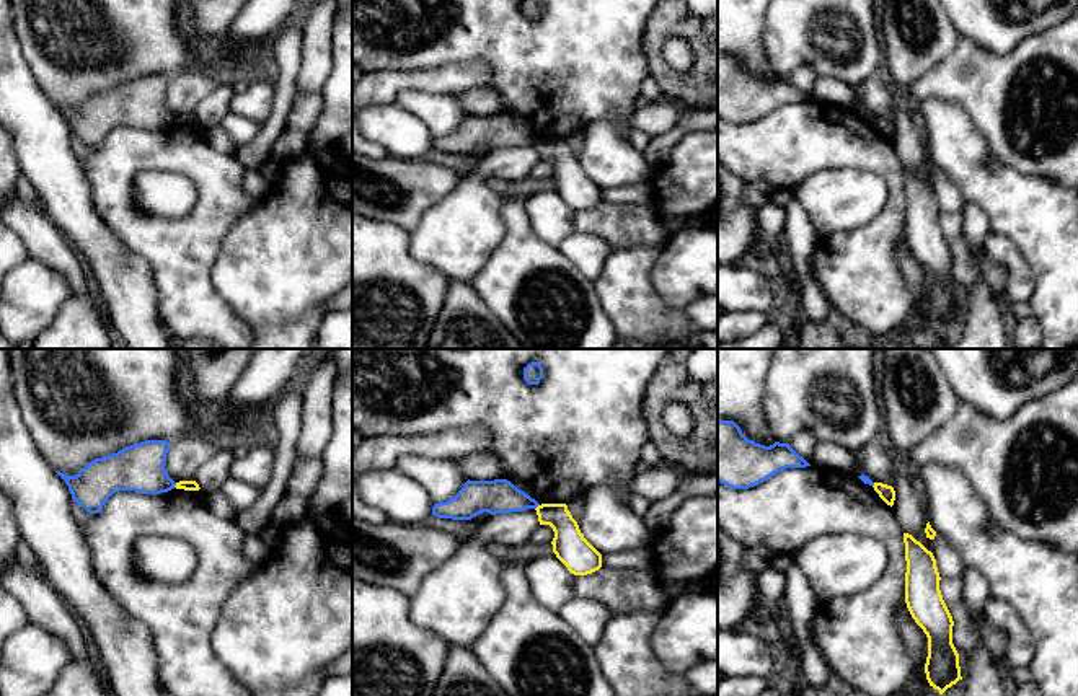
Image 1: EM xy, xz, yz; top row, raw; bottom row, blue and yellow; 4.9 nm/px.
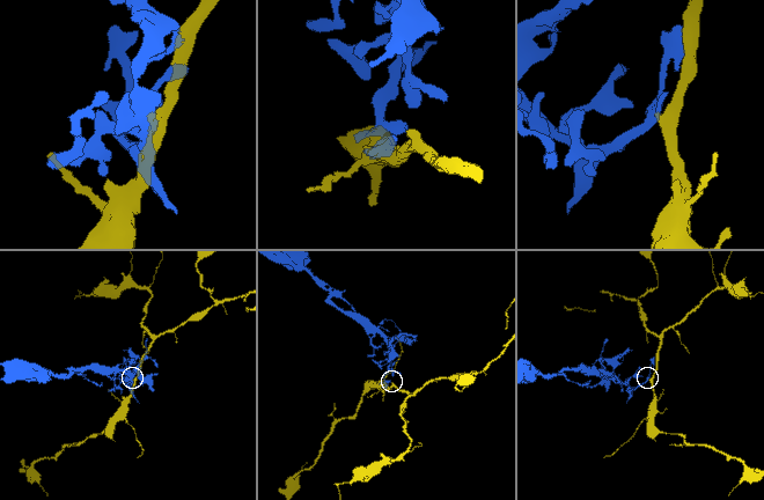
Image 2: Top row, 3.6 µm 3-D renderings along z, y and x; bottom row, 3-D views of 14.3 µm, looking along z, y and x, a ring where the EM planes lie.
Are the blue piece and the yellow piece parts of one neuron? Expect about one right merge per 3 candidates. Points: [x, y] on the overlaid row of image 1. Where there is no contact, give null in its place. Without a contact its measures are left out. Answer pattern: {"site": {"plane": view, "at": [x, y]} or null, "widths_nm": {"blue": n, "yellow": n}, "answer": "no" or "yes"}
{"site": {"plane": "xy", "at": [175, 484]}, "widths_nm": {"blue": 240, "yellow": 50}, "answer": "no"}

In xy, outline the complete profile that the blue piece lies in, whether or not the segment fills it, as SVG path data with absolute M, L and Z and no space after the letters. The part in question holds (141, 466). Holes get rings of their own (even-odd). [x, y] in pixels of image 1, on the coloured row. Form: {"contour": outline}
{"contour": "M145 440L90 461L77 476L55 473L68 486L73 502L98 513L119 491L161 494L175 489L176 482L165 469L168 450L166 440Z"}

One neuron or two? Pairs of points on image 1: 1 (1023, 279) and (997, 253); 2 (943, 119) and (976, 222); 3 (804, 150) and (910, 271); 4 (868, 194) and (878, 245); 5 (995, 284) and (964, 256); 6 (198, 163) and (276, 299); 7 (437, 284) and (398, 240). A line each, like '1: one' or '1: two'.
1: one
2: two
3: two
4: two
5: two
6: two
7: one

